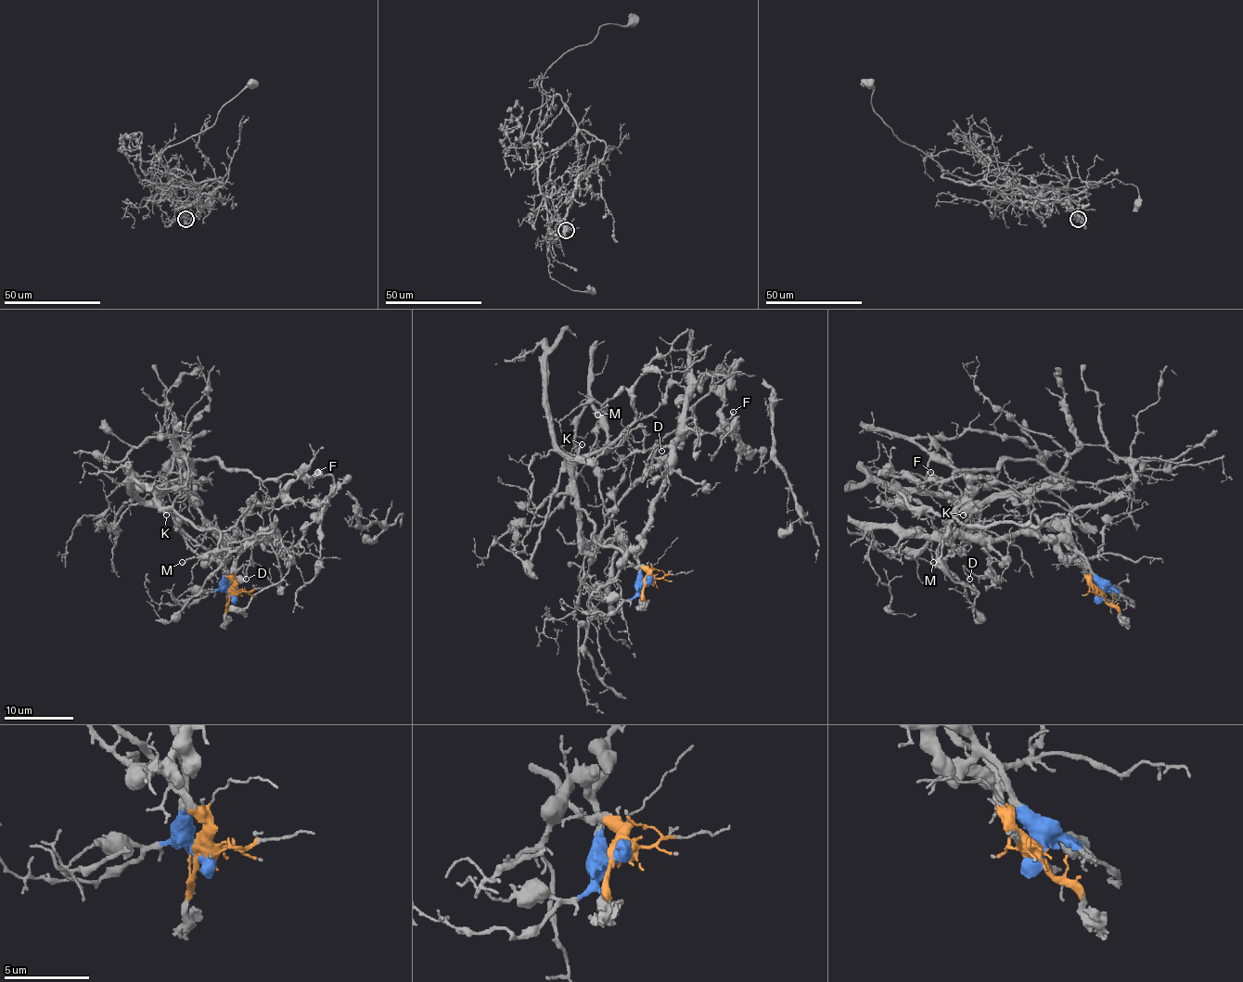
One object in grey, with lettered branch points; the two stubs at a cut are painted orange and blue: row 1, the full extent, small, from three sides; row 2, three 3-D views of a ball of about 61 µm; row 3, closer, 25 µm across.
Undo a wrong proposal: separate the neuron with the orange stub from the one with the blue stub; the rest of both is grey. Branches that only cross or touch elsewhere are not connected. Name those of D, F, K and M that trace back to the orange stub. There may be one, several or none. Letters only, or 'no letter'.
D, F, K, M

